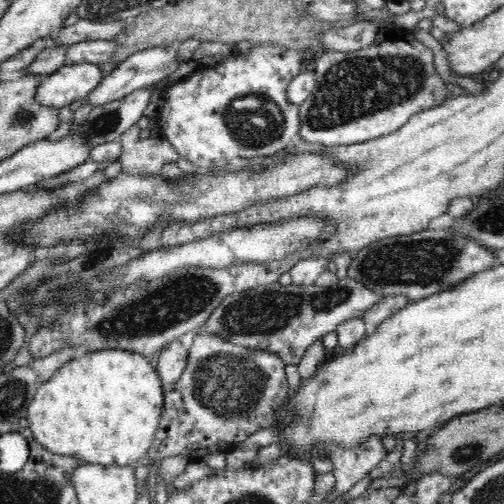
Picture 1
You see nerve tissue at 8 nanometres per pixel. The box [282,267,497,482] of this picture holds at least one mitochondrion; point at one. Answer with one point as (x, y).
(466, 452)

